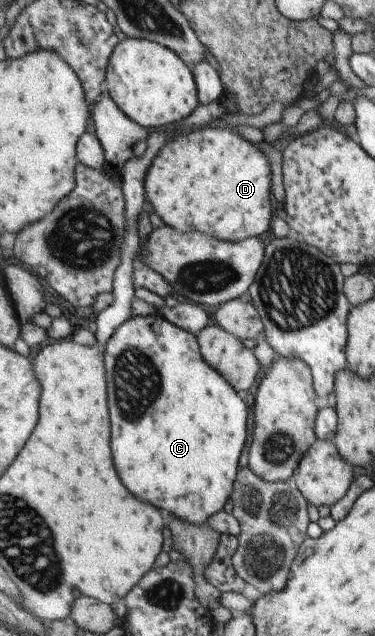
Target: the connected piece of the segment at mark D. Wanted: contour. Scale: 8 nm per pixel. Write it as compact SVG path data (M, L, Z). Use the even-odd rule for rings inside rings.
M205 127L189 135L177 135L175 141L169 141L150 166L145 185L146 200L153 205L164 224L179 232L191 231L193 225L193 229L201 231L203 227L205 233L223 240L239 241L253 235L259 237L269 231L273 221L273 167L267 156L255 143L243 139L230 128Z

